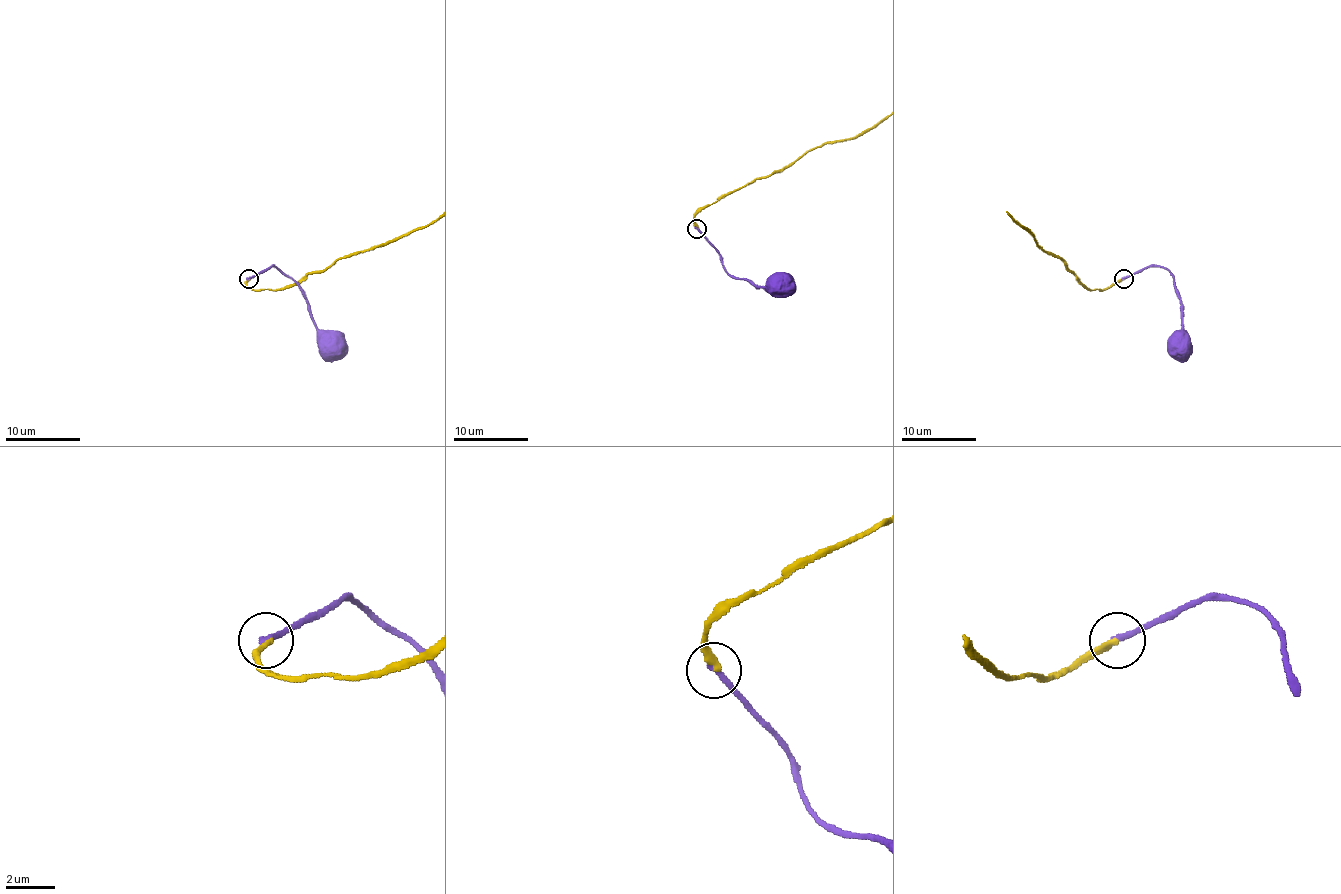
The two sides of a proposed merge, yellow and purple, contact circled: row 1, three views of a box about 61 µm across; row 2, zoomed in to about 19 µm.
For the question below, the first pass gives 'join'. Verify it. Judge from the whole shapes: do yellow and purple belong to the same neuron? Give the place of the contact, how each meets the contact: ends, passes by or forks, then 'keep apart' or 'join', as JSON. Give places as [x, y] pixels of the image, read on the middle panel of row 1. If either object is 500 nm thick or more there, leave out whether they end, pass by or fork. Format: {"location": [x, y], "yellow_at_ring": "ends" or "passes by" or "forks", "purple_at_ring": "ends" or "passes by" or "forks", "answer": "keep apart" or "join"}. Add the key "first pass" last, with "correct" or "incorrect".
{"location": [696, 228], "yellow_at_ring": "ends", "purple_at_ring": "ends", "answer": "keep apart", "first pass": "incorrect"}

